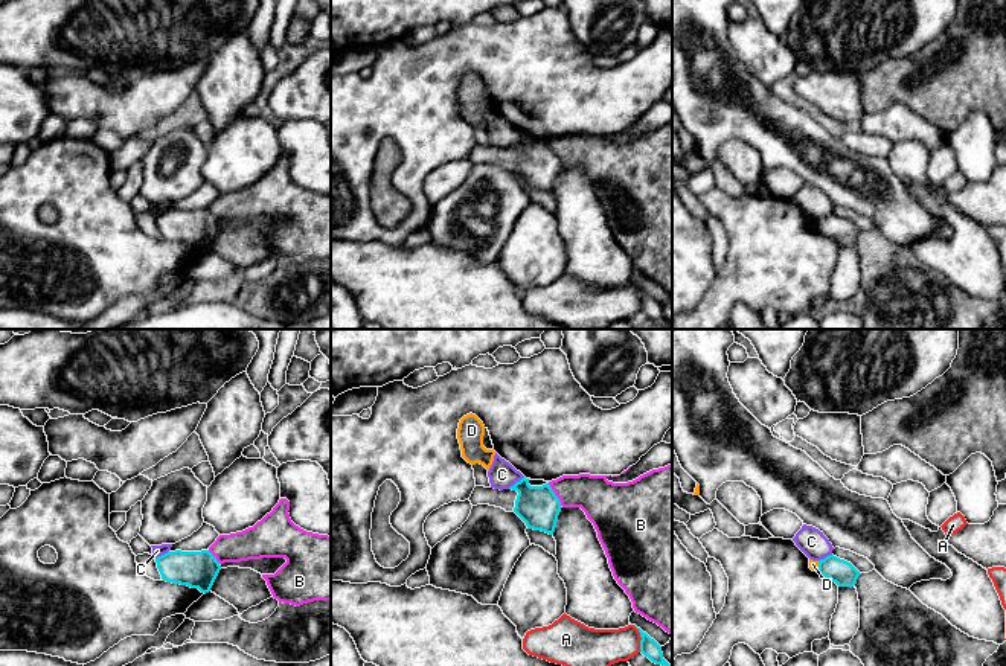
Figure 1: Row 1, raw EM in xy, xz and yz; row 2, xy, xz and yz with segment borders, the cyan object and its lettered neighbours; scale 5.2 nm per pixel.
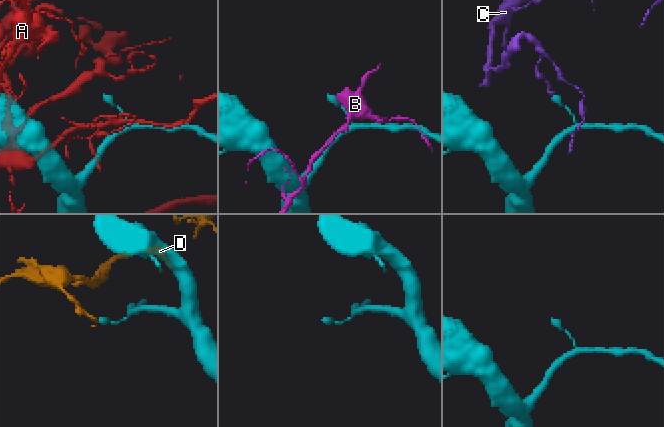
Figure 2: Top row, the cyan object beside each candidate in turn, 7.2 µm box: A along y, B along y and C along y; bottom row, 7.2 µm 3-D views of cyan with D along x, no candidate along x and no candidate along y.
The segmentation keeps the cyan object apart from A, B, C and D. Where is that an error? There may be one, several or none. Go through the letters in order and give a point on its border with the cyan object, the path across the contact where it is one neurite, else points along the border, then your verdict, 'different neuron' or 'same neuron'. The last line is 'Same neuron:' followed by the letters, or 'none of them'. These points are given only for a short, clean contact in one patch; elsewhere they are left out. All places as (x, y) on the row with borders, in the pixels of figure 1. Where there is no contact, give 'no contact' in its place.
A: xz (642, 639) | different neuron
B: xz (554, 494) | different neuron
C: xz (517, 482) | along xz (523, 476), (508, 488) | different neuron
D: yz (819, 567) | along yz (817, 561), (819, 572) | different neuron
Same neuron: none of them

